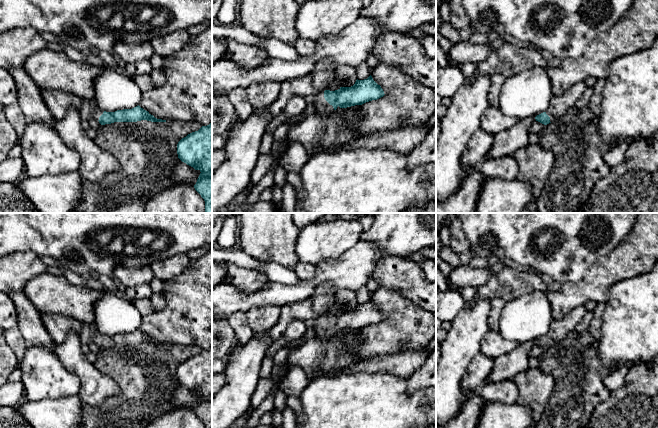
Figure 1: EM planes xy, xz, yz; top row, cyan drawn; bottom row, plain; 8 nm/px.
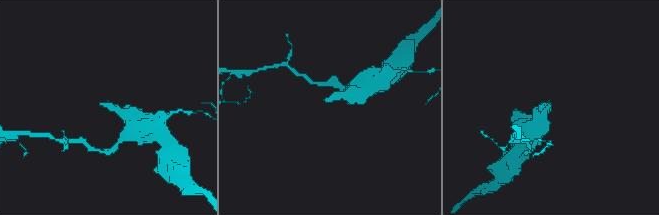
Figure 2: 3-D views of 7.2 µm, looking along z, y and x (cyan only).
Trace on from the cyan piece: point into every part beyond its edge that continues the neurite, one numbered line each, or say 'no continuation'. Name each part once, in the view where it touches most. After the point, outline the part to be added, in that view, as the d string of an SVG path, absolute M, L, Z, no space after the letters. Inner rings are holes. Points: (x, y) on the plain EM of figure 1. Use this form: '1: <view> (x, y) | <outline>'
1: xz (322, 330) | M321 315L318 319L313 321L308 321L305 324L307 327L314 326L316 328L315 337L329 339L334 335L332 329L330 329L324 322L324 315Z

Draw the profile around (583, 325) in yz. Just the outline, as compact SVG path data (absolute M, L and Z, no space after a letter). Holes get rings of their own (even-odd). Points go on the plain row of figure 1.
M586 312L581 321L577 324L575 330L578 332L588 331L589 324L592 321L593 312Z

